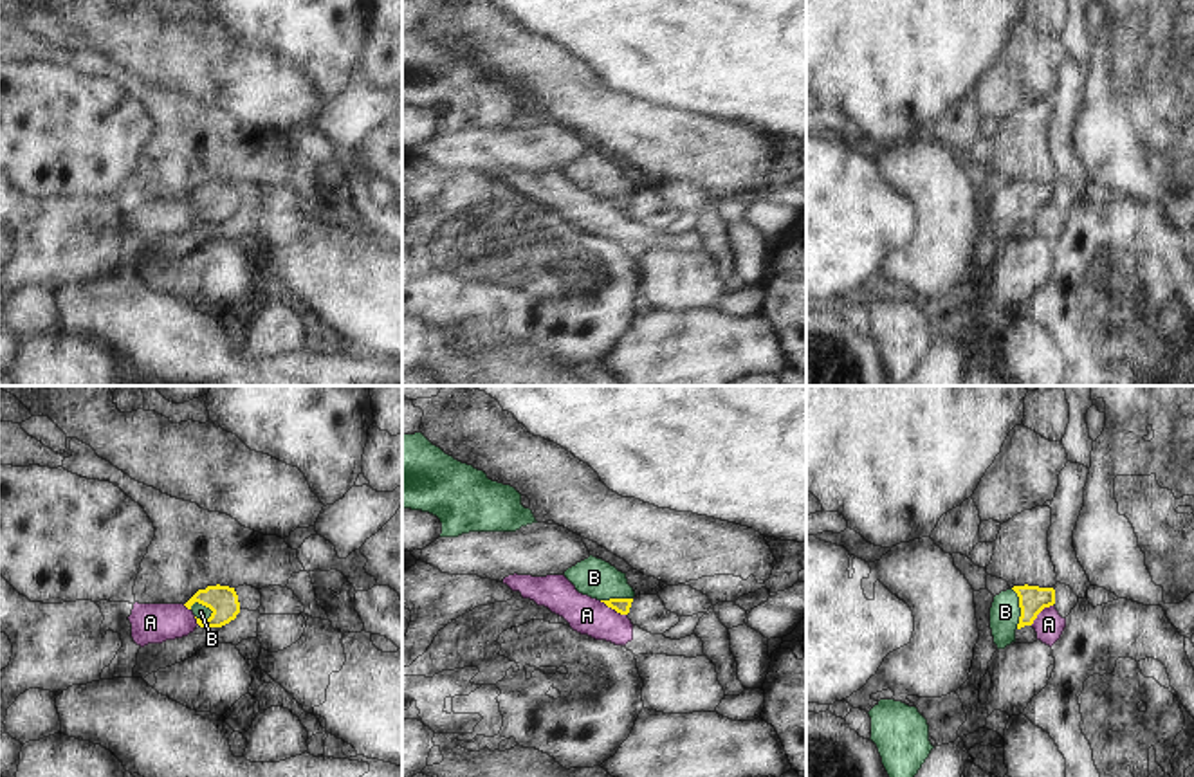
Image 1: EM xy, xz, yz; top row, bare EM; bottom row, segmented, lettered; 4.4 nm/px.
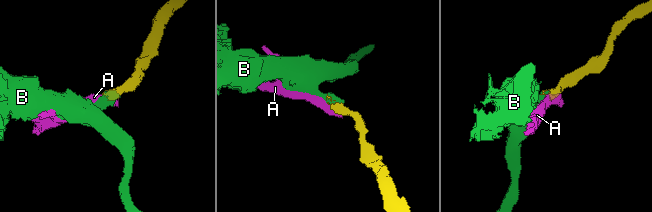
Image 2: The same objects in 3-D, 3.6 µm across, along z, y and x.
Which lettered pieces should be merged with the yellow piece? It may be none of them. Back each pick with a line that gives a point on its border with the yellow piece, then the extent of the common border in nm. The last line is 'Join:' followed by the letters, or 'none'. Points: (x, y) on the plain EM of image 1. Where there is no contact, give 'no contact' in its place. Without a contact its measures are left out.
B: xy (202, 201) | 110 nm
Join: B

